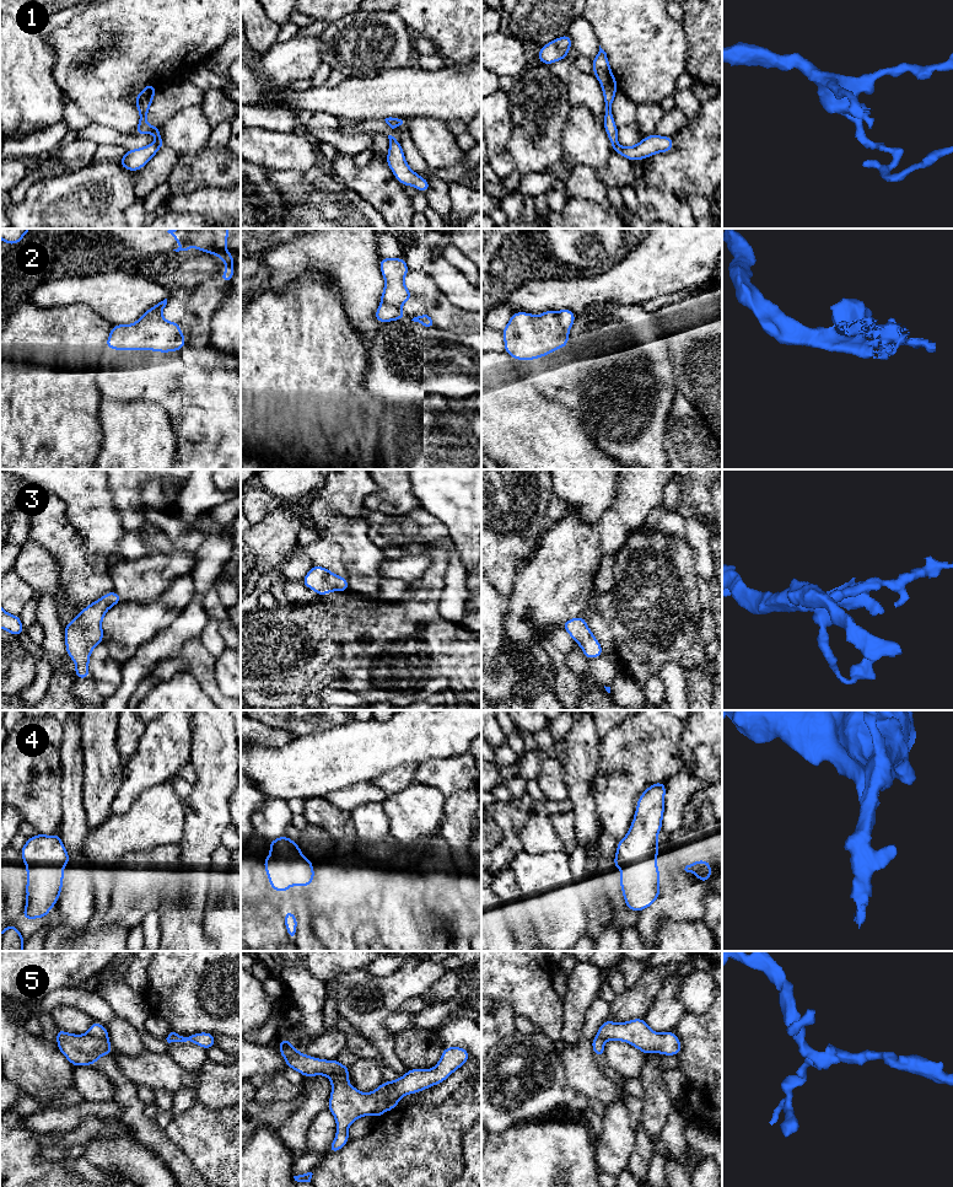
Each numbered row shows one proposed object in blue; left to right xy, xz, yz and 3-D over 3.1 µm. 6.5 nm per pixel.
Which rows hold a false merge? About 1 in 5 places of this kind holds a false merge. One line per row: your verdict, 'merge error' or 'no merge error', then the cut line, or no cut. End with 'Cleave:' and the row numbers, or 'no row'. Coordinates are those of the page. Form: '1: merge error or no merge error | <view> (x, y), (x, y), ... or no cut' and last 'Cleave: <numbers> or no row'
1: merge error | xy (154, 143), (159, 148)
2: no merge error | no cut
3: no merge error | no cut
4: no merge error | no cut
5: merge error | xy (87, 1034), (95, 1037), (107, 1037)
Cleave: 1, 5

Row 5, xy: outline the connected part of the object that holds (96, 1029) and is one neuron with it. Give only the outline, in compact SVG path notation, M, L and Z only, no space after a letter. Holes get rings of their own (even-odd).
M93 1021L88 1028L88 1035L107 1038L108 1028L103 1027L98 1021Z

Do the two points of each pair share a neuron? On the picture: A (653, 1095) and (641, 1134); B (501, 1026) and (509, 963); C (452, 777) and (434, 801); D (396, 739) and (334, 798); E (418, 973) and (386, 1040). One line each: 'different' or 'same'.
A: different
B: different
C: different
D: different
E: same

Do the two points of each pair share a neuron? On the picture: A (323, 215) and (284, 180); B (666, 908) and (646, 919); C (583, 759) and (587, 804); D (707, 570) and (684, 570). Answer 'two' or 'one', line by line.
A: one
B: one
C: one
D: two

